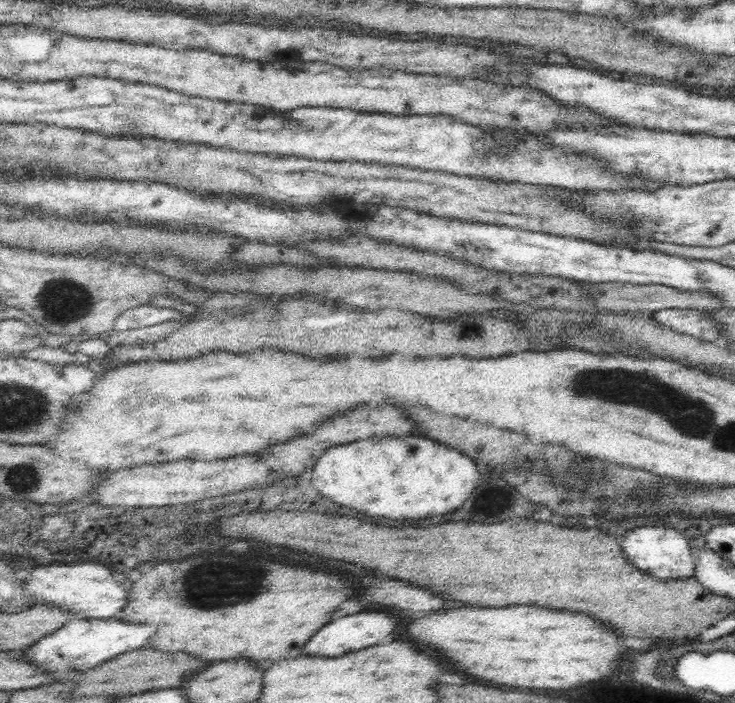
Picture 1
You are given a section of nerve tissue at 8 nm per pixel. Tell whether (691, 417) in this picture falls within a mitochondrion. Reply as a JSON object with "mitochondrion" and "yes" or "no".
{"mitochondrion":"yes"}

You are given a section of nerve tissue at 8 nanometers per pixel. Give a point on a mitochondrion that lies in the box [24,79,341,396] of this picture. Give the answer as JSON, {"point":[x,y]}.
{"point":[64,302]}

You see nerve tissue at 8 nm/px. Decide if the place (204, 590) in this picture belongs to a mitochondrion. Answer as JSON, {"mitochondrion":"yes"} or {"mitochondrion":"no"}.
{"mitochondrion":"yes"}

